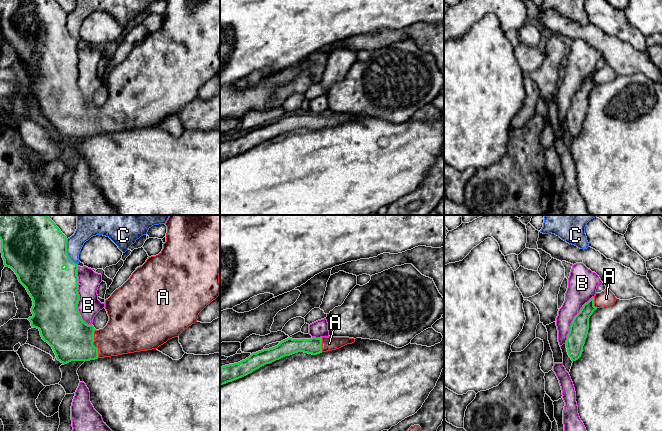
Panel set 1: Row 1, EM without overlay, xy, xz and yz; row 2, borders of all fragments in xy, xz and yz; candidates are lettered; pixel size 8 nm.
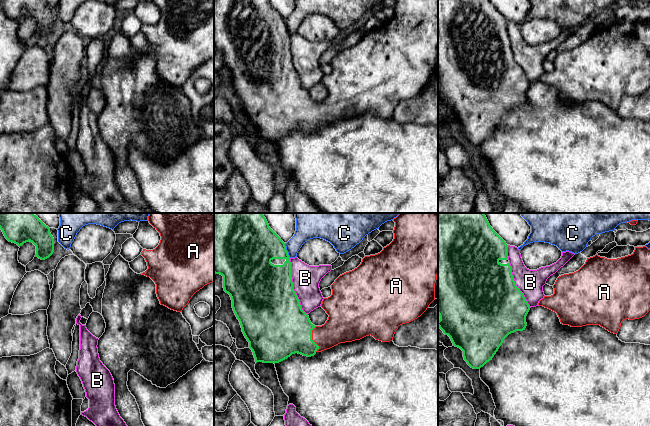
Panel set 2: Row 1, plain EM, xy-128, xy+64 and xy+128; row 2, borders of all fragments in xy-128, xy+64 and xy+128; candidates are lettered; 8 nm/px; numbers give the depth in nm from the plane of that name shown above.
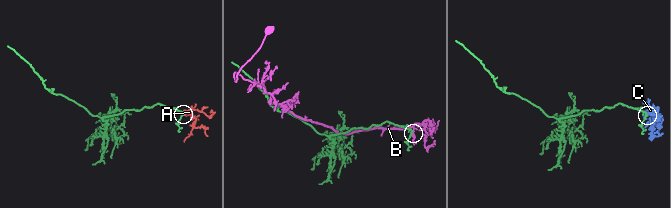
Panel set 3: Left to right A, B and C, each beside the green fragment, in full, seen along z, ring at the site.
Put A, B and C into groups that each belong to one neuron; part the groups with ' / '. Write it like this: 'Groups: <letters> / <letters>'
Groups: A / B / C

